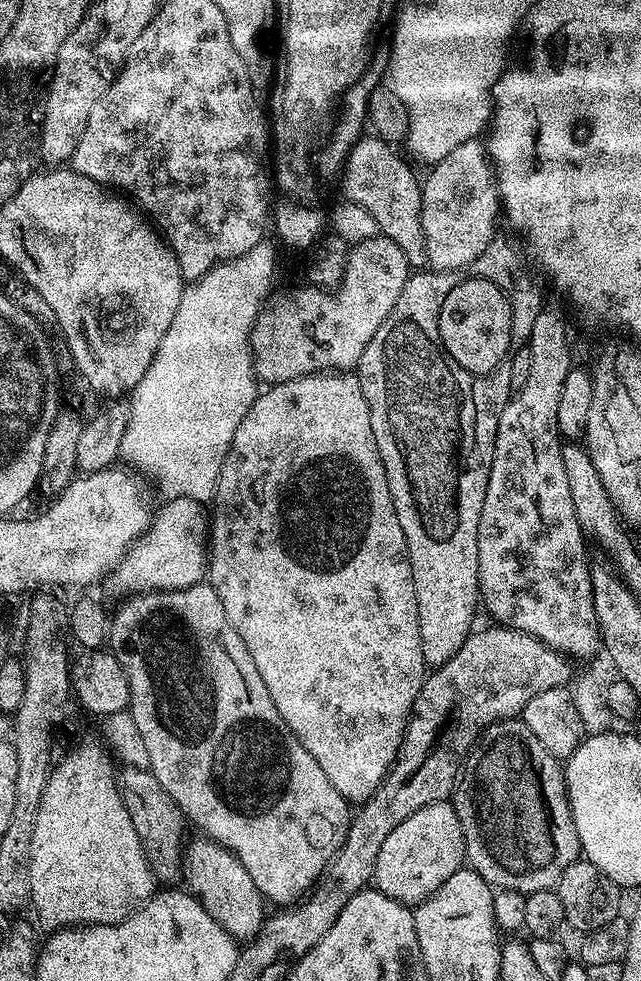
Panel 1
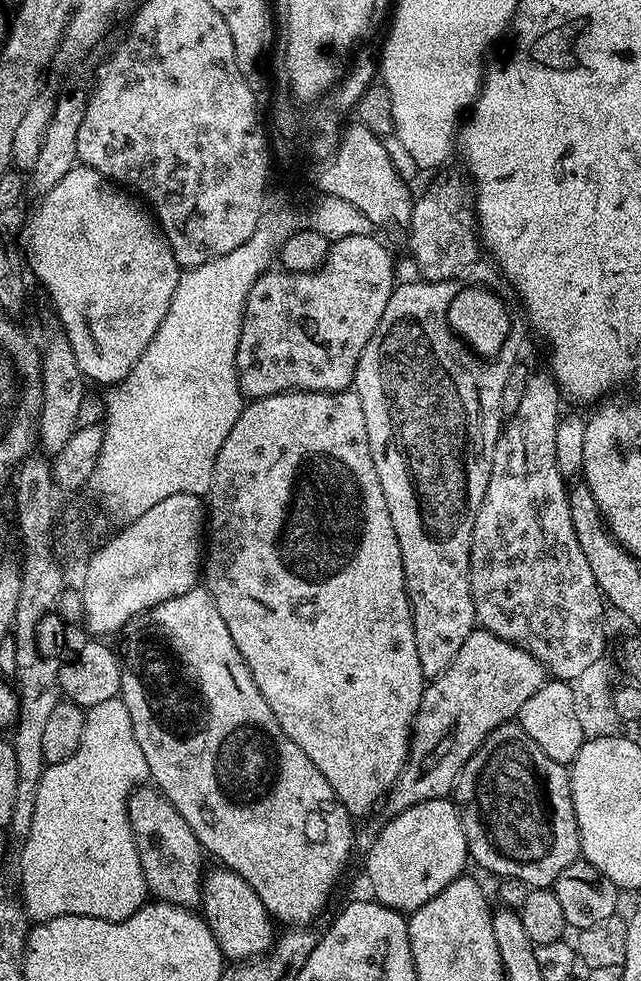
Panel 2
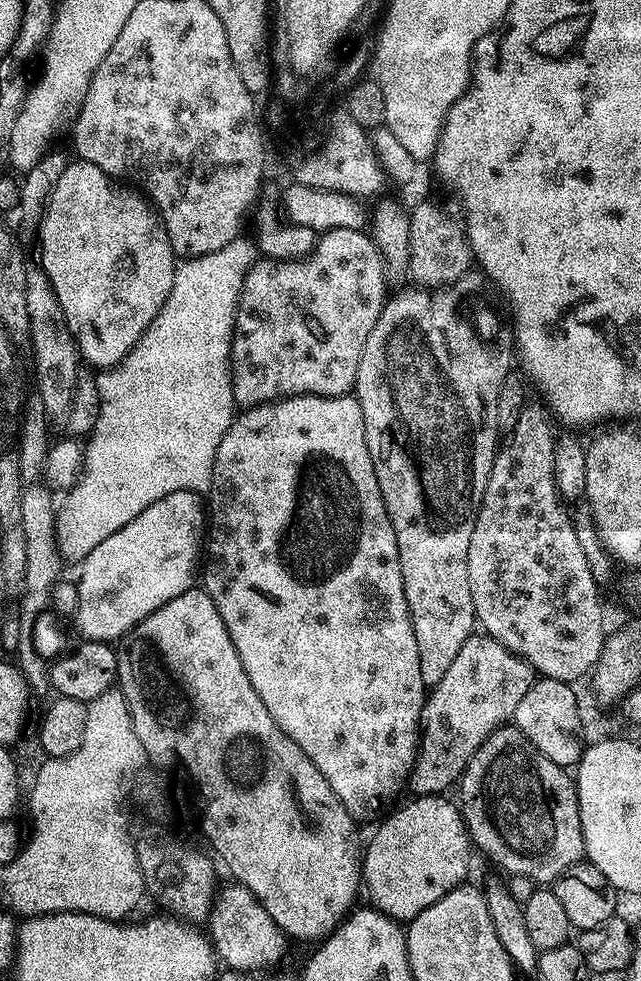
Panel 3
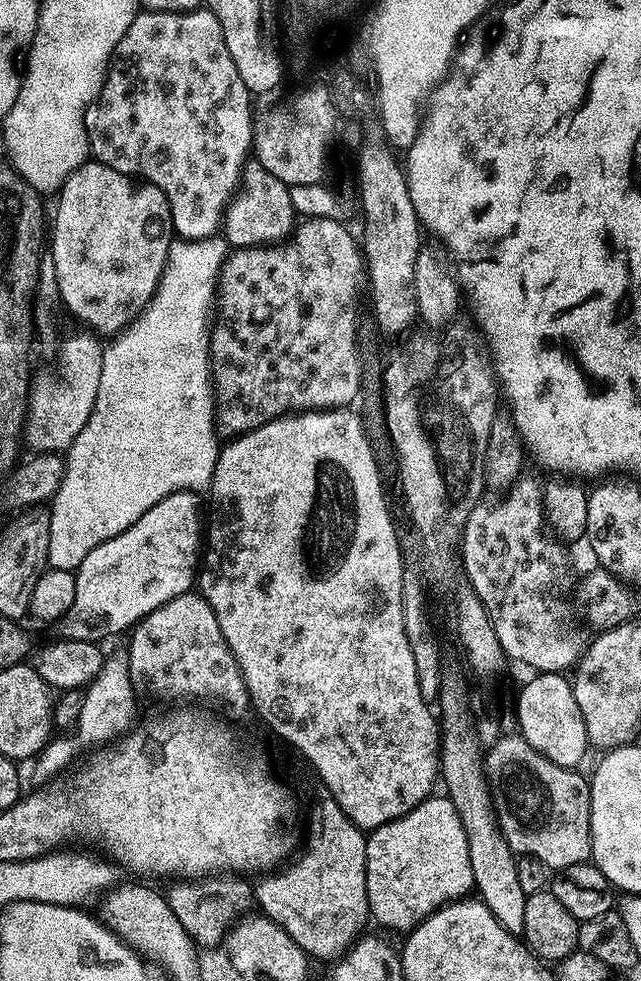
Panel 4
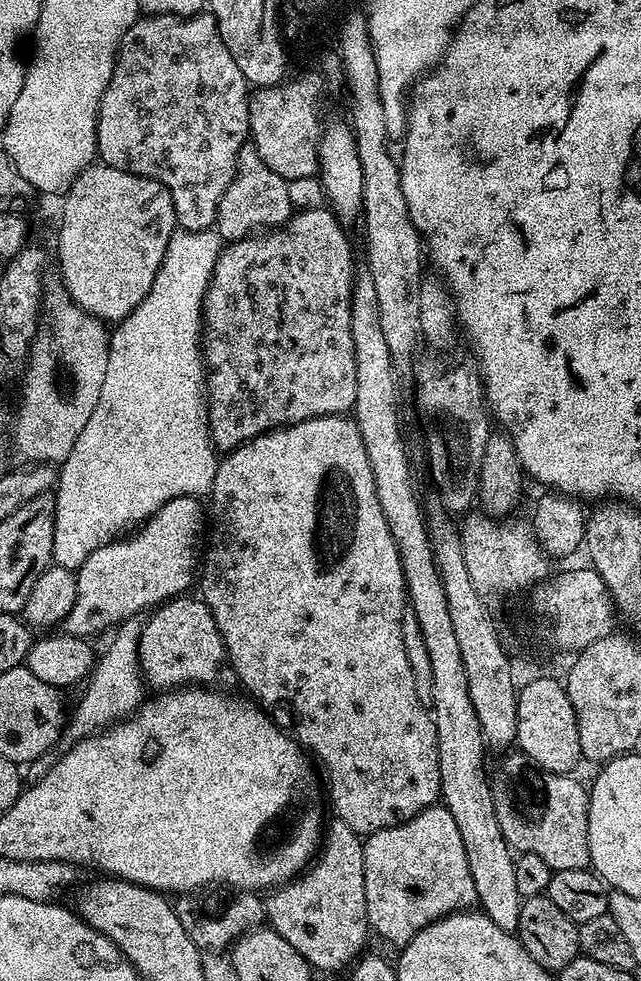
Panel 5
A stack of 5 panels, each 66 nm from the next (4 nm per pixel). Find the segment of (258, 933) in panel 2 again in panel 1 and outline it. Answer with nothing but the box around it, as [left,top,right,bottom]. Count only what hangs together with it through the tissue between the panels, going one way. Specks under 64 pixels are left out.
[182,838,266,942]

